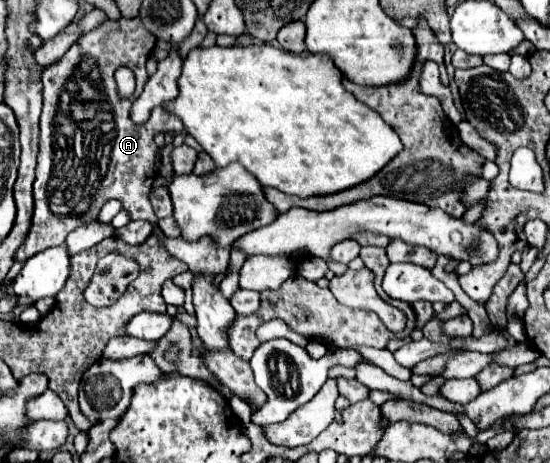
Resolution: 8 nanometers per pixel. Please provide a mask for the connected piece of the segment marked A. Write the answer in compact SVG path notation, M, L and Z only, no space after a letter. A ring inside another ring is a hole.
M120 17L118 21L106 19L96 29L84 33L82 39L78 39L78 43L74 43L74 47L70 47L70 51L60 61L44 69L42 73L44 111L40 117L42 133L40 133L40 153L34 181L34 217L30 233L16 253L18 261L26 261L28 257L44 249L62 245L70 231L74 231L80 225L90 225L92 221L96 221L102 205L108 199L120 199L122 207L130 211L132 219L148 219L152 225L156 225L158 219L148 201L150 185L154 181L154 155L158 151L154 143L154 133L166 129L182 133L184 127L174 115L168 115L164 109L154 109L150 113L150 119L142 125L136 125L128 115L134 99L142 93L144 83L148 81L144 65L154 45L156 37L150 31L146 31L140 17ZM120 65L130 67L136 75L136 91L128 99L120 99L116 93L114 71Z

